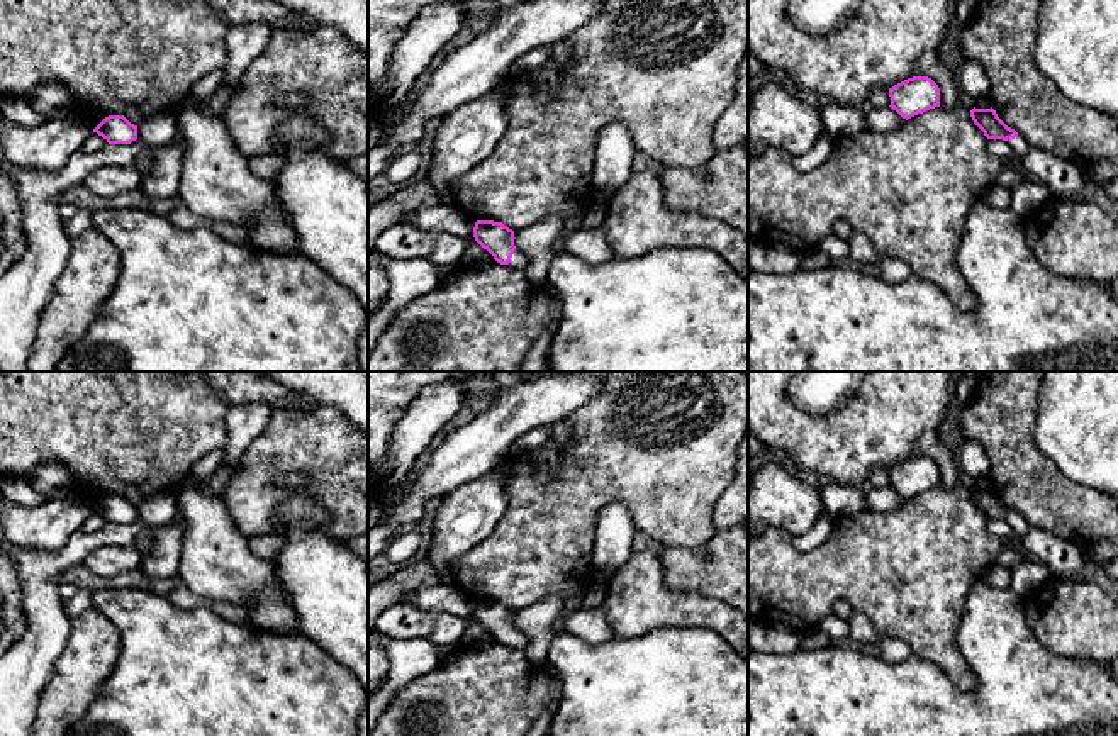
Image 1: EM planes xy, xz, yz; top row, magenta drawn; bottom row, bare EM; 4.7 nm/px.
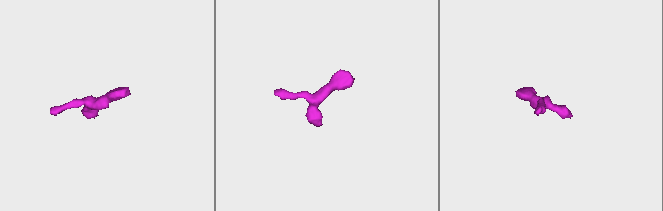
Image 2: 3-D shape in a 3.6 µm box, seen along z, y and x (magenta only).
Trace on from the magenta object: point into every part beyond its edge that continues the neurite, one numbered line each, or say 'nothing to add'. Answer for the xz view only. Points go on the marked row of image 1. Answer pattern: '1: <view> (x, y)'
1: xz (518, 260)

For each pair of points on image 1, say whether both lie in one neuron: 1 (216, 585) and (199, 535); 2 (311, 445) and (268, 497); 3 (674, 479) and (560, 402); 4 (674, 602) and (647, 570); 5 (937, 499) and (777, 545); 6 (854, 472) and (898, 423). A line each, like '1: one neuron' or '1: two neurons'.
1: one neuron
2: one neuron
3: two neurons
4: one neuron
5: one neuron
6: one neuron

